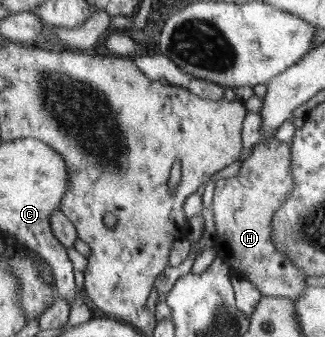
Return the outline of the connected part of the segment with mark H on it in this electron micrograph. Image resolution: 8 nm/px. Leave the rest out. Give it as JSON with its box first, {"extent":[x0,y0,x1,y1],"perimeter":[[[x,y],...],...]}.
{"extent":[212,135,307,300],"perimeter":[[[274,135],[267,142],[253,146],[247,160],[241,162],[237,176],[216,182],[212,207],[217,231],[213,237],[213,248],[234,273],[253,282],[262,296],[295,300],[307,288],[307,274],[297,268],[287,254],[280,252],[271,234],[274,226],[272,217],[280,211],[288,199],[288,192],[293,189],[290,166],[290,144],[283,144]]]}

